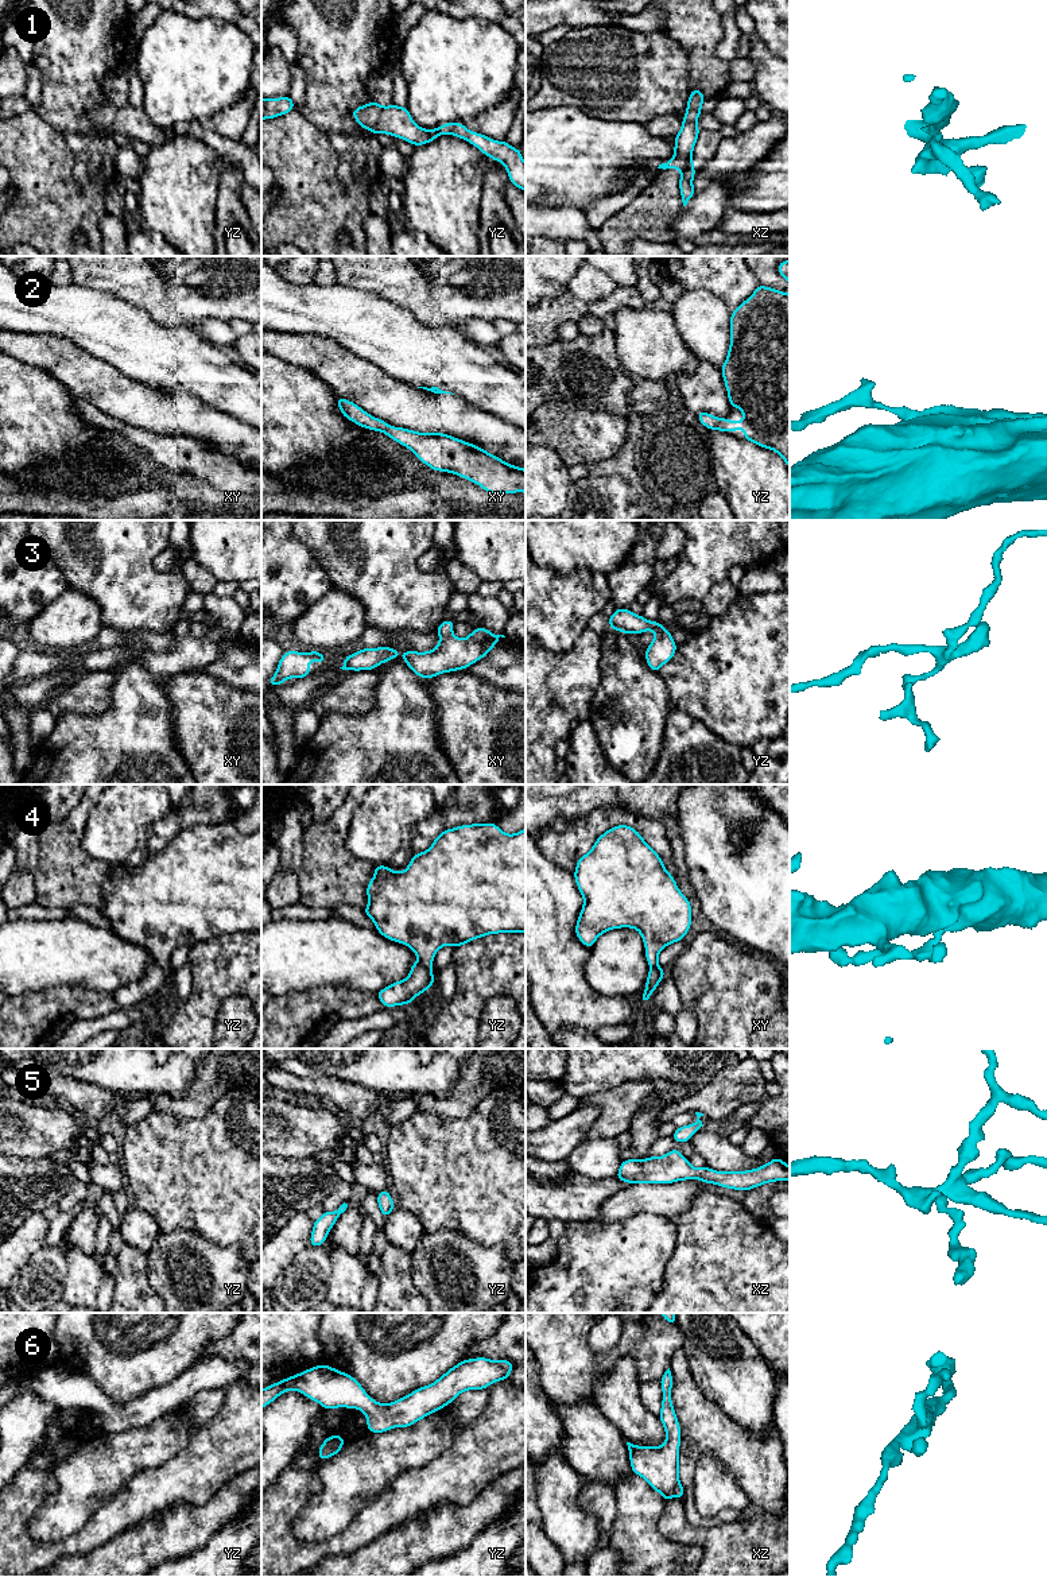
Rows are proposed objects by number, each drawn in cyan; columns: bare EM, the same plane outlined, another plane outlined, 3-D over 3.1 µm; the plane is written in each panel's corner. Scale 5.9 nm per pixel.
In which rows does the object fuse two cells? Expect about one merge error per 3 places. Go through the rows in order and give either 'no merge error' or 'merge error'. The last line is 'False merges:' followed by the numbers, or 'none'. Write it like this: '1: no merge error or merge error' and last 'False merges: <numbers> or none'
1: merge error
2: no merge error
3: no merge error
4: merge error
5: no merge error
6: no merge error
False merges: 1, 4

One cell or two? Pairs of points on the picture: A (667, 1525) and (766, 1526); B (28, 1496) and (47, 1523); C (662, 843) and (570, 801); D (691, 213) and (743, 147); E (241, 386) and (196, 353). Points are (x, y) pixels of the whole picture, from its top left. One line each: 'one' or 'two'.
A: one
B: two
C: two
D: one
E: one

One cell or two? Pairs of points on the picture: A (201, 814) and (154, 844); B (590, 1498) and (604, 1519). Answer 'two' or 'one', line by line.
A: one
B: one

